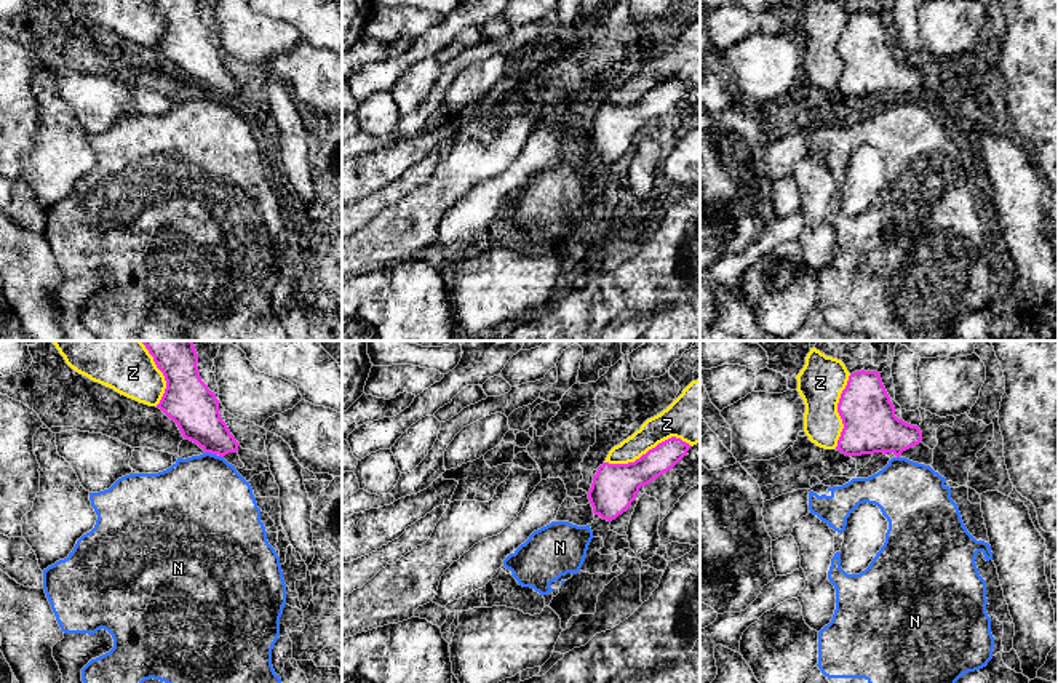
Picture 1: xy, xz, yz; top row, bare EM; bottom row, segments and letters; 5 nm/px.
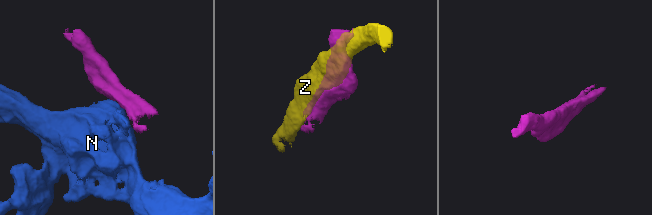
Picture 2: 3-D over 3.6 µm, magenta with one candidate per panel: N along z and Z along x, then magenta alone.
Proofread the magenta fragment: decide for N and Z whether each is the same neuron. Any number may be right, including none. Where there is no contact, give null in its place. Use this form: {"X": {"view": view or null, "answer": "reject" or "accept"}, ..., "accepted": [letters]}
{"N": {"view": "xy", "answer": "reject"}, "Z": {"view": "xz", "answer": "reject"}, "accepted": []}

